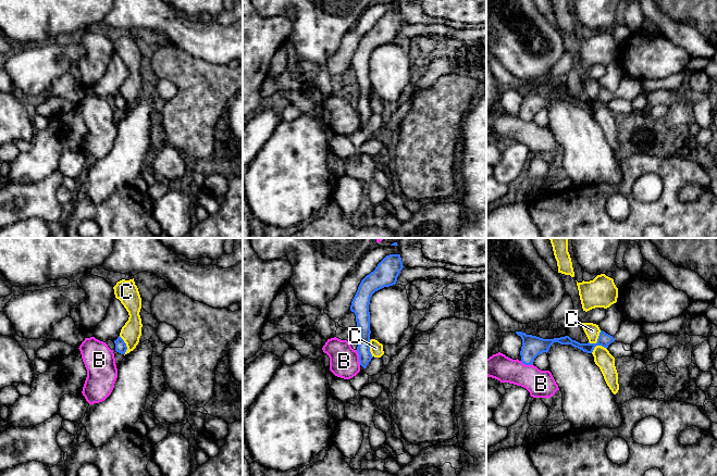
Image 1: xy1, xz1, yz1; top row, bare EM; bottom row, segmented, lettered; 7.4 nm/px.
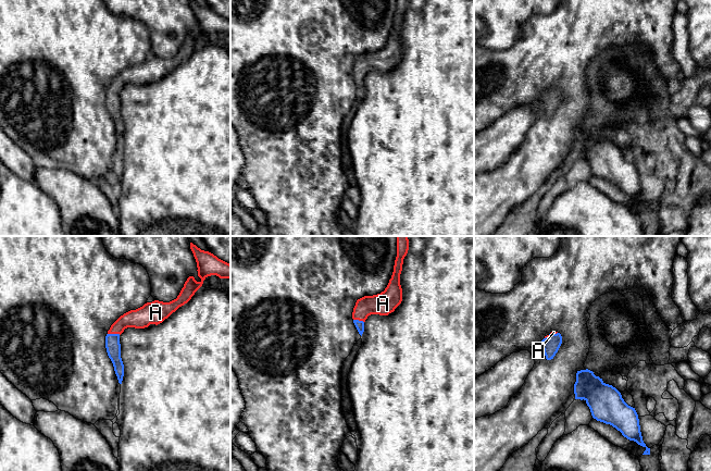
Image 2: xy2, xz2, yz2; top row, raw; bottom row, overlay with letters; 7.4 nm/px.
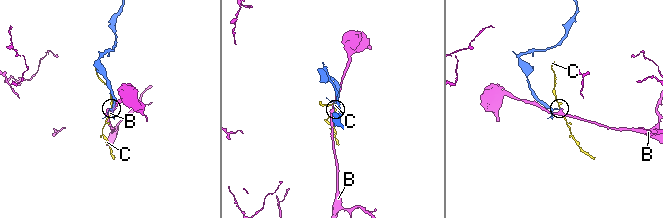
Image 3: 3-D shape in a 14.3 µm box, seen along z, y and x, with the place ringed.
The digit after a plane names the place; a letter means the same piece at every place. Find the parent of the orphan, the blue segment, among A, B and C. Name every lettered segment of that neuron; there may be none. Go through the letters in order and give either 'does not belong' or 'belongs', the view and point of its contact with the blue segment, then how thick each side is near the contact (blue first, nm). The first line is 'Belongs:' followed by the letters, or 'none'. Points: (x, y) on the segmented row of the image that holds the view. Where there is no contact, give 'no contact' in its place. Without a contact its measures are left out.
Belongs: A
A: belongs; contact xy2 (114, 334); calibres 110 and 150 nm
B: does not belong; contact xz1 (359, 358); calibres 100 and 220 nm
C: does not belong; contact yz1 (597, 341); calibres 100 and 110 nm

